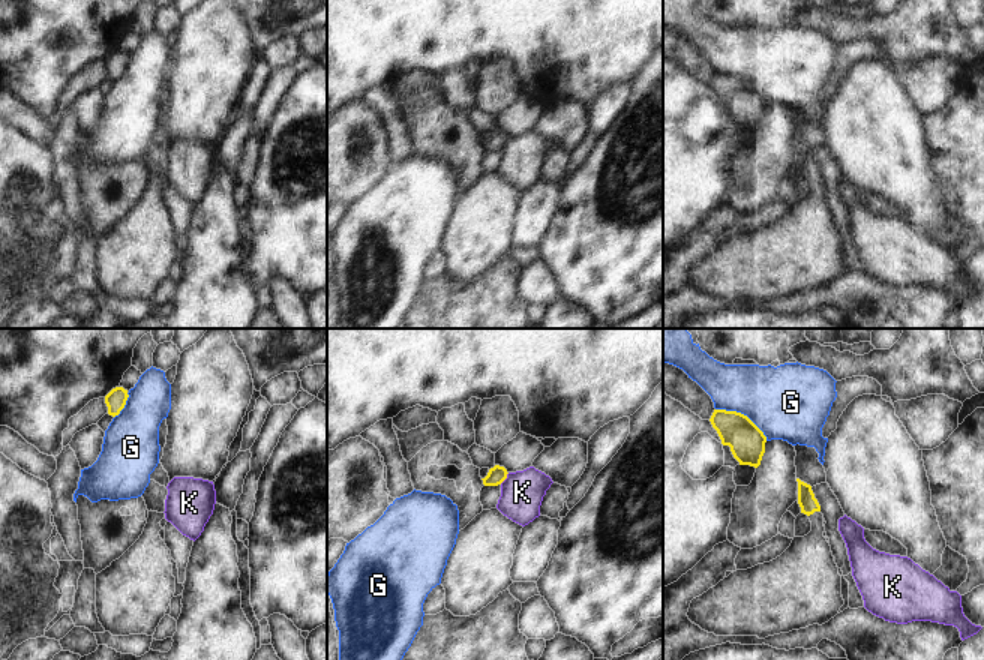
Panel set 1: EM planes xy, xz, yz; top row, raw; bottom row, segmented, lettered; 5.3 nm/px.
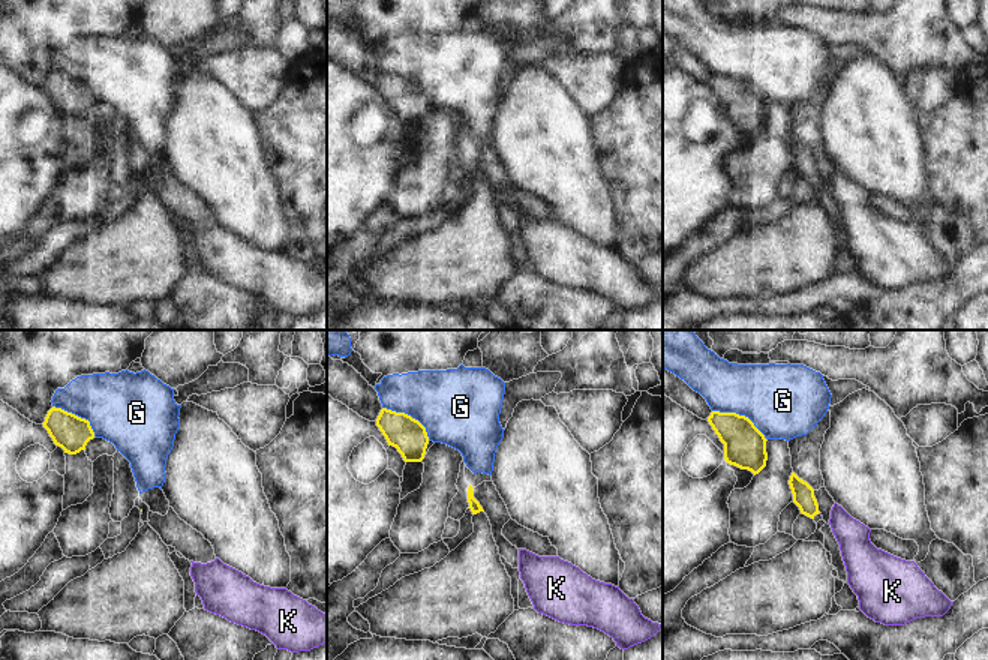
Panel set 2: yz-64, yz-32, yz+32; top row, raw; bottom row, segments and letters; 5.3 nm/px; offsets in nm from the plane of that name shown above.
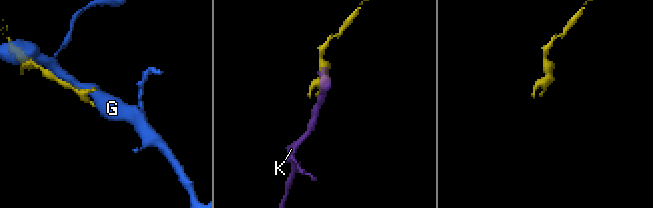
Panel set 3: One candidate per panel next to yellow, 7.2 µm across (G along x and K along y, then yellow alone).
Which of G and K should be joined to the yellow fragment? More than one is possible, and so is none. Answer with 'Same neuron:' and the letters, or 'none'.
Same neuron: none

